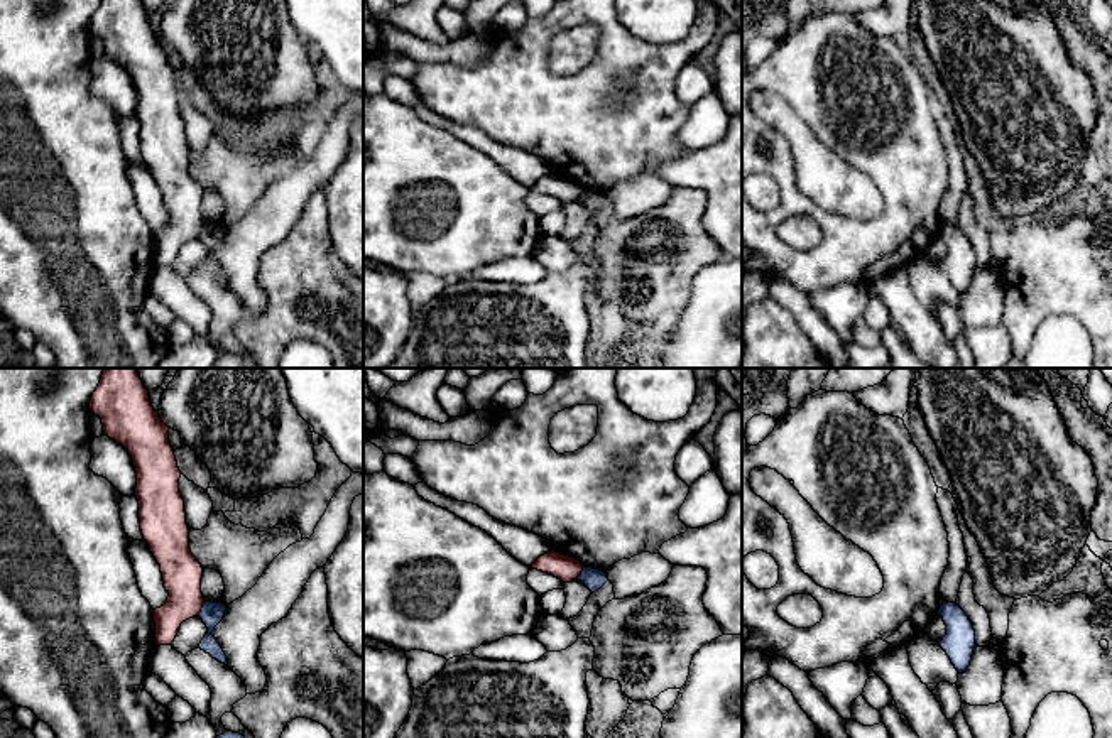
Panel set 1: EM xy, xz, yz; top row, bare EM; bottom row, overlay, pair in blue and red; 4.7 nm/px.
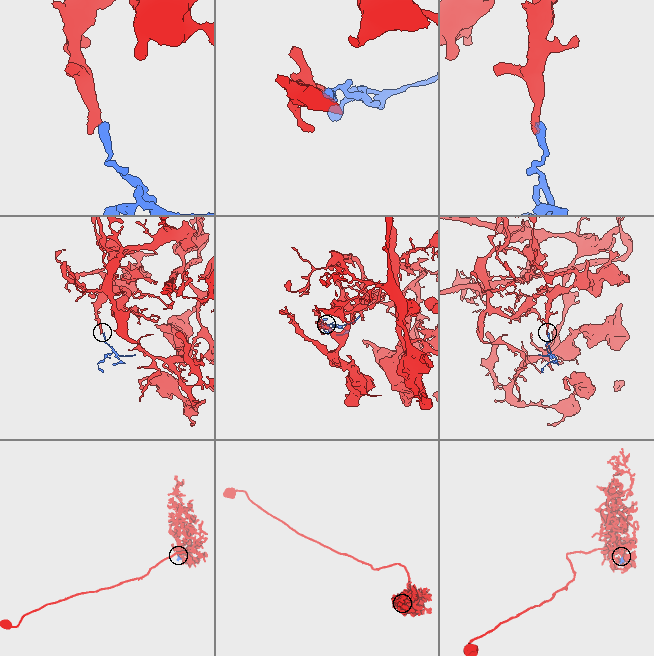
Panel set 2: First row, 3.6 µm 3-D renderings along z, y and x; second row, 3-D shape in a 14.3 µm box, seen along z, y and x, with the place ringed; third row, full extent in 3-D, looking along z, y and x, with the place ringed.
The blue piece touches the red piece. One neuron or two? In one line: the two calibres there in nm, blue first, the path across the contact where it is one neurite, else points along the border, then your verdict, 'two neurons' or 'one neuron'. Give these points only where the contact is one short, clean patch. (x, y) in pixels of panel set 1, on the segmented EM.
110/190 nm | along xy (207, 602), (196, 615) | two neurons

